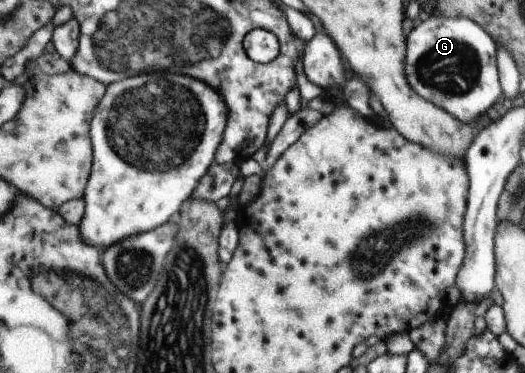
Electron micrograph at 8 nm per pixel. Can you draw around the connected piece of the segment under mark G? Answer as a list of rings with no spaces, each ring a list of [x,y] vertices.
[[[431,16],[418,20],[407,36],[407,62],[403,64],[407,66],[407,82],[411,82],[415,94],[469,125],[501,94],[493,40],[467,17]]]

